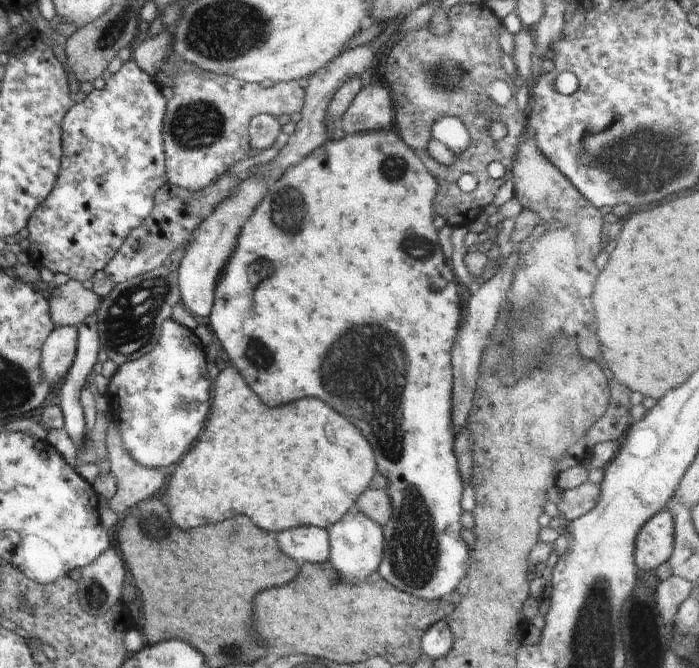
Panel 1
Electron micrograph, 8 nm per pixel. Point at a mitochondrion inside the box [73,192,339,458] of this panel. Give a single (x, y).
(130, 324)

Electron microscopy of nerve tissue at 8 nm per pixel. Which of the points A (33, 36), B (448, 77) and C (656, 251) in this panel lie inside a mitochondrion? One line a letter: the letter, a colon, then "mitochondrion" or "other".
A: other
B: mitochondrion
C: other

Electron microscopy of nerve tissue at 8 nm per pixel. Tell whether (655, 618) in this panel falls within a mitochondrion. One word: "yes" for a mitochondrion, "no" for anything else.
no

